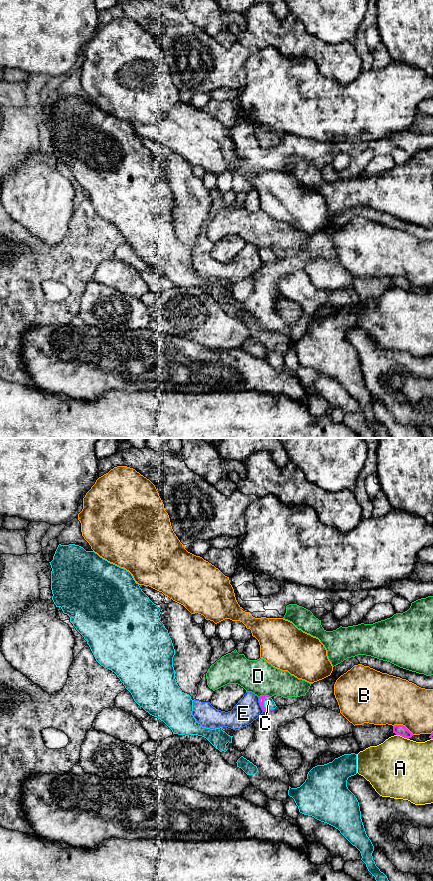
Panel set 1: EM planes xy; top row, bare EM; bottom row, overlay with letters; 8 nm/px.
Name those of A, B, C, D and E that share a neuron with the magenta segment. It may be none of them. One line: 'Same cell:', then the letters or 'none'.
Same cell: C

